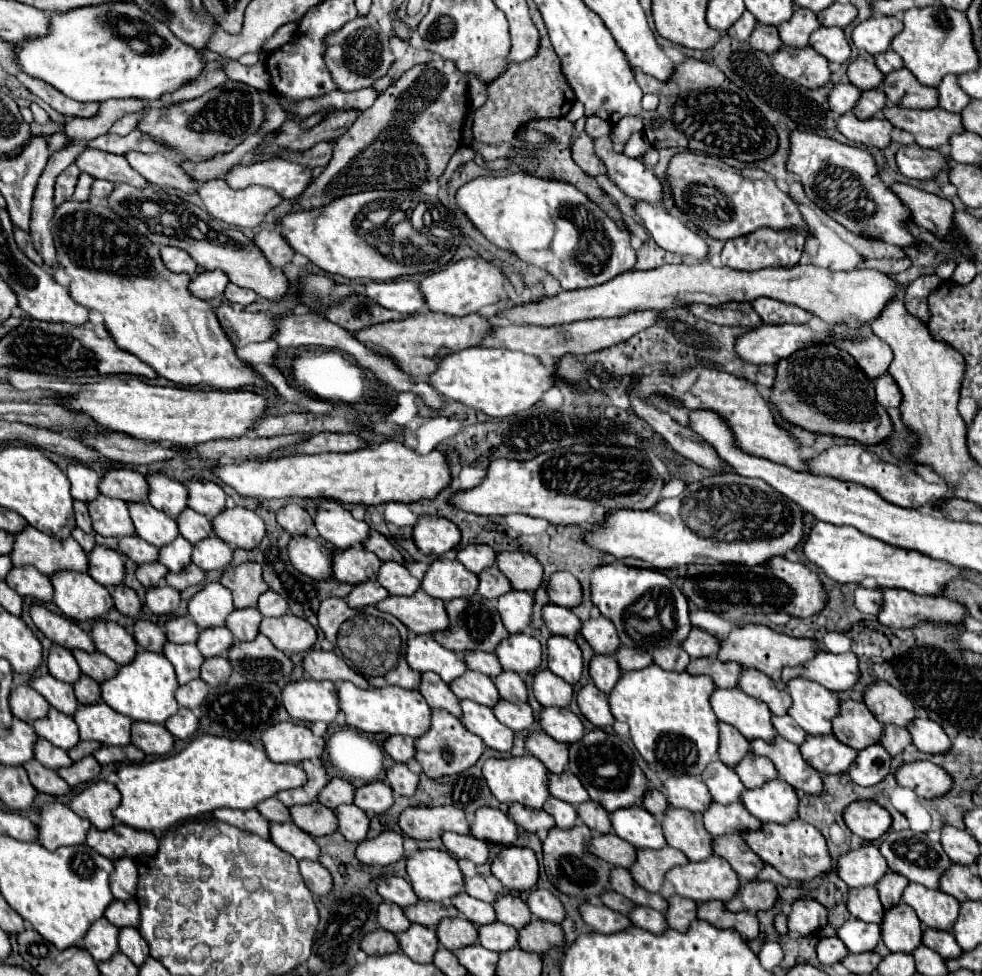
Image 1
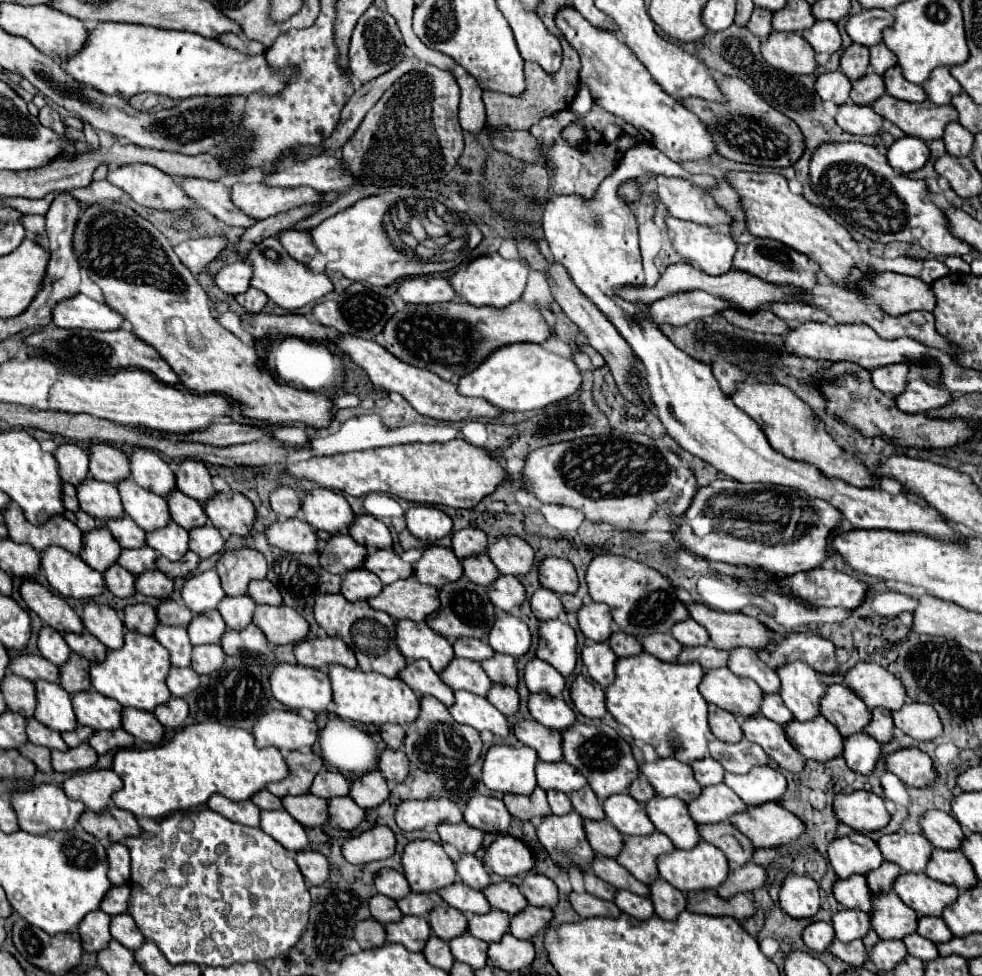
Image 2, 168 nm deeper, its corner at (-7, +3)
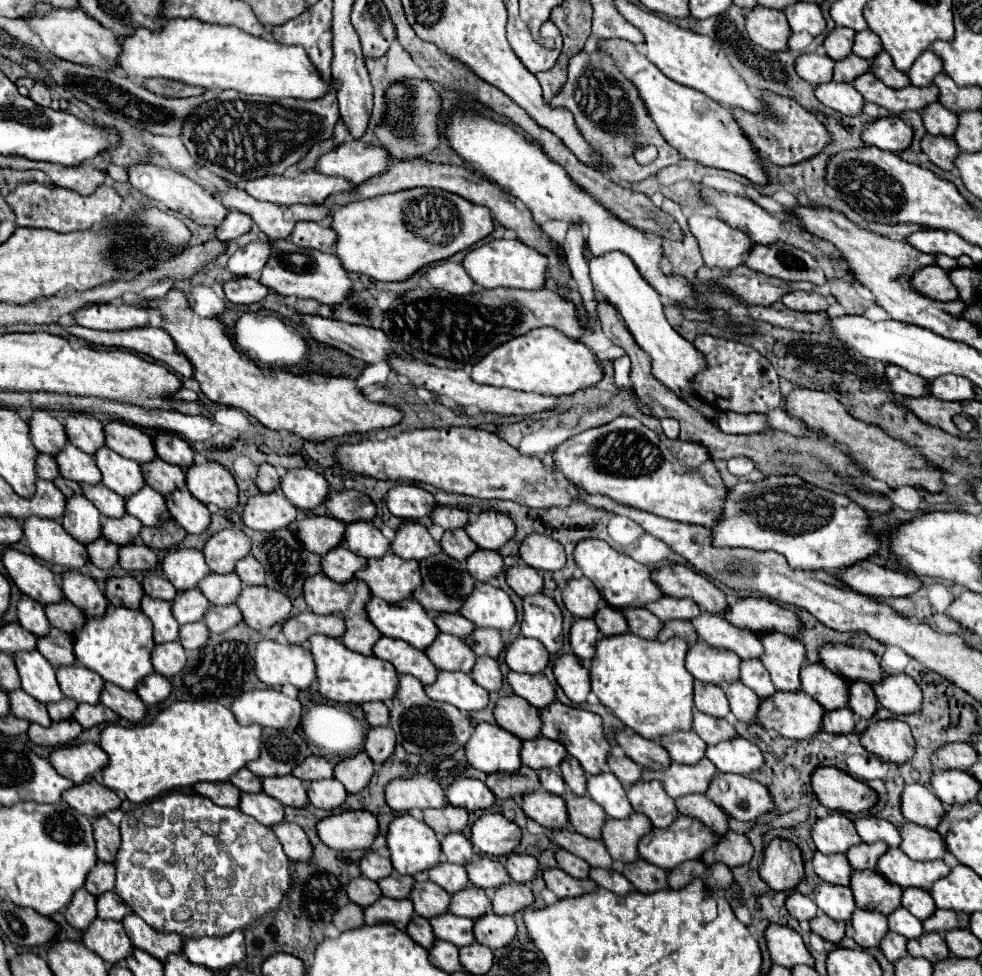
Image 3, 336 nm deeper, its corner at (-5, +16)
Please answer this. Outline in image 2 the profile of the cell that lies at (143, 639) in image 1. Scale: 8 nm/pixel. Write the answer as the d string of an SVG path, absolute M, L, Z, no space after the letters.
M127 605L123 621L127 631L139 631L141 635L153 635L153 627L159 623L151 605Z

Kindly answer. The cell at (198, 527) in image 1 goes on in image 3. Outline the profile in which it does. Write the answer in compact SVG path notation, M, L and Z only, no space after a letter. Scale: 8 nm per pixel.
M151 460L151 464L141 464L145 484L159 494L169 494L175 488L185 488L185 474L179 466L167 464L165 460Z

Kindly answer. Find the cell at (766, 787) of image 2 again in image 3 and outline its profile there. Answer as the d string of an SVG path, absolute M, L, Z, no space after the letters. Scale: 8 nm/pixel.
M739 736L735 740L723 740L723 744L707 746L705 756L717 766L719 772L741 776L749 776L763 764L763 754L759 752L759 748Z

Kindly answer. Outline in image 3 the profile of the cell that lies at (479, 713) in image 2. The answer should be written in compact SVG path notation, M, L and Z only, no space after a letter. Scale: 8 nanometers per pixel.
M437 672L437 680L431 686L425 686L425 692L431 700L449 702L463 712L475 712L487 706L489 694L475 684L469 674L463 672Z

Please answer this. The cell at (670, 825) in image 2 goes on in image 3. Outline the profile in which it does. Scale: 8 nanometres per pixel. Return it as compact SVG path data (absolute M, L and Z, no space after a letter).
M639 780L631 786L627 786L627 798L629 798L633 810L645 814L655 828L667 828L677 816L675 800L671 800L671 796L667 796L661 782L657 782L657 780L653 780L653 782Z

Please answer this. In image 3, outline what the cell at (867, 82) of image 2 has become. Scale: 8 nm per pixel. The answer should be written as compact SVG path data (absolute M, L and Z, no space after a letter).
M847 56L839 62L835 62L833 68L833 80L835 82L853 82L857 76L869 72L869 60L863 60L859 56Z

